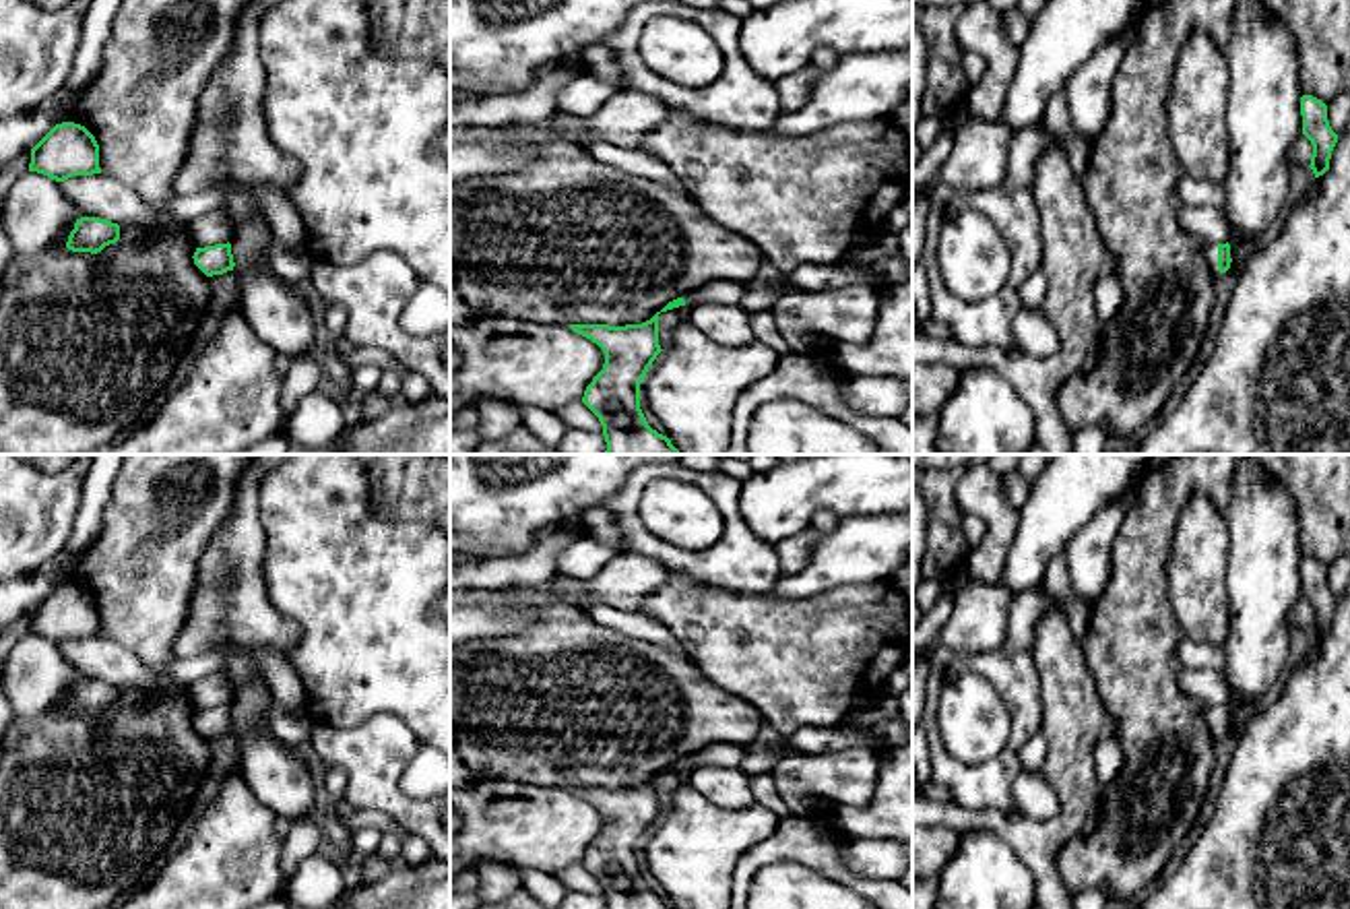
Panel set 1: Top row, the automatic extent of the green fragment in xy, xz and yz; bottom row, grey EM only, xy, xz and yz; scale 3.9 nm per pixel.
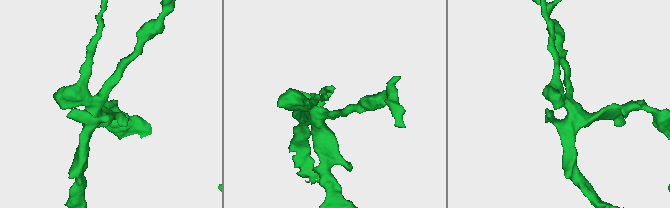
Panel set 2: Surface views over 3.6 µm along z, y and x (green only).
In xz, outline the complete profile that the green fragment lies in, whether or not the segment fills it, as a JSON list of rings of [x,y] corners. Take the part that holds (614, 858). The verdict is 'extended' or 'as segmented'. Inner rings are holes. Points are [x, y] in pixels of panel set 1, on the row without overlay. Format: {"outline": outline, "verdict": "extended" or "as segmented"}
{"outline": [[[708,744],[642,787],[570,787],[605,816],[603,833],[586,849],[582,866],[599,880],[607,909],[673,909],[640,853],[642,841],[696,769],[739,766],[745,750],[737,744]]], "verdict": "extended"}

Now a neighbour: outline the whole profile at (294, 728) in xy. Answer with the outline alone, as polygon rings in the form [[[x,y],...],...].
[[[275,700],[268,709],[268,723],[277,738],[291,748],[310,746],[316,721],[308,715],[306,707],[285,711]]]

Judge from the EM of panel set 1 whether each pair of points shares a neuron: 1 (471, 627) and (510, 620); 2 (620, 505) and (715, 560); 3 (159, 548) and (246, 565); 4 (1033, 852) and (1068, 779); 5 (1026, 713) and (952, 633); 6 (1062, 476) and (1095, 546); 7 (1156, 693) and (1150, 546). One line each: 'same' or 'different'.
1: same
2: same
3: different
4: same
5: different
6: different
7: same

